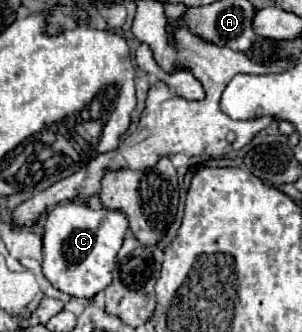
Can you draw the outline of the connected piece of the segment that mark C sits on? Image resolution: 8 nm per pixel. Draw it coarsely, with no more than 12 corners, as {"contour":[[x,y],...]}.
{"contour":[[56,205],[42,271],[72,297],[112,283],[126,215]]}

